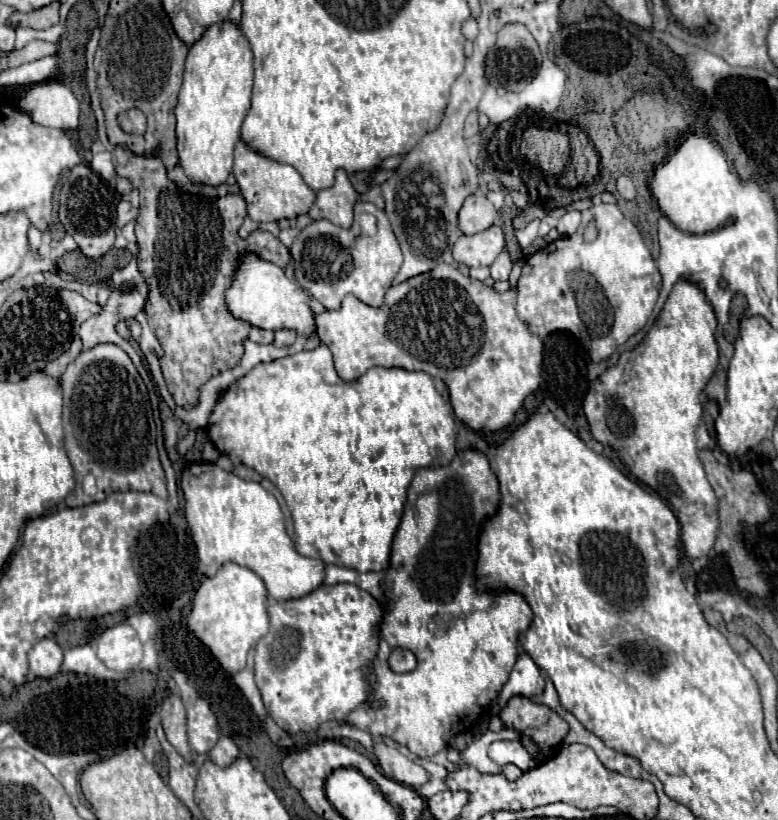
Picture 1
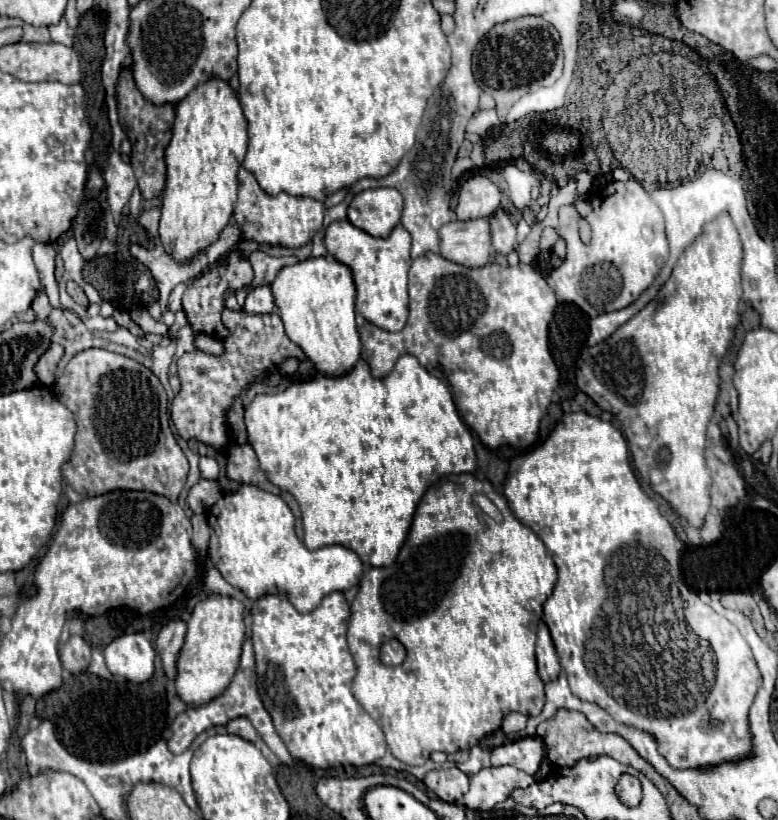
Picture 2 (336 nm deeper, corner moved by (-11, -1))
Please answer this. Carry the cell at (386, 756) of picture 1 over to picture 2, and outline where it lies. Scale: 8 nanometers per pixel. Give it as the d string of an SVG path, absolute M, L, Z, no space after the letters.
M437 768L425 774L423 784L441 800L455 802L469 790L469 778L459 768Z

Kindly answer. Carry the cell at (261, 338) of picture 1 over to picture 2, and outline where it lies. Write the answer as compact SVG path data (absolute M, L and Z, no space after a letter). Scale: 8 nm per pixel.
M269 286L251 288L243 310L245 312L251 312L251 314L267 314L267 312L273 312L275 310L275 304L273 304L273 296L271 296Z

